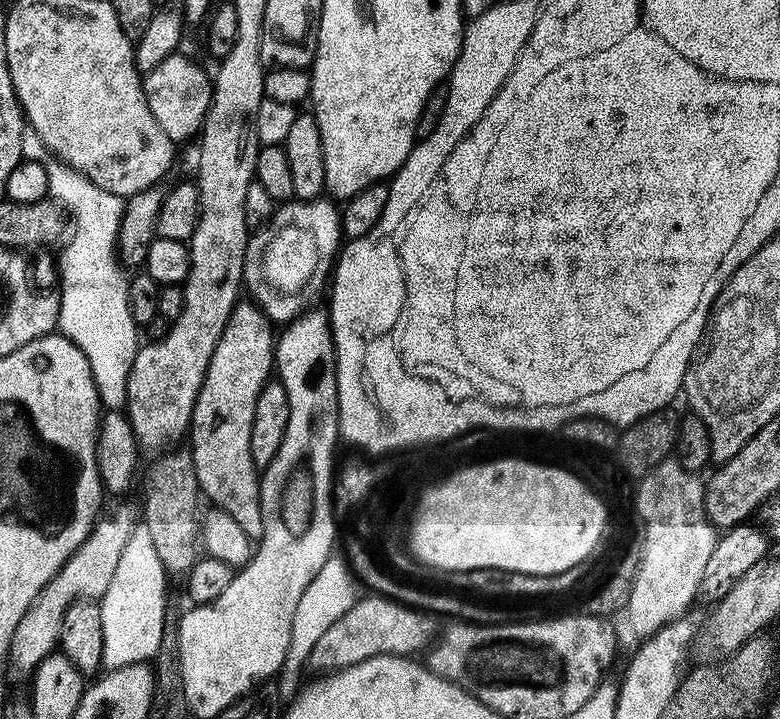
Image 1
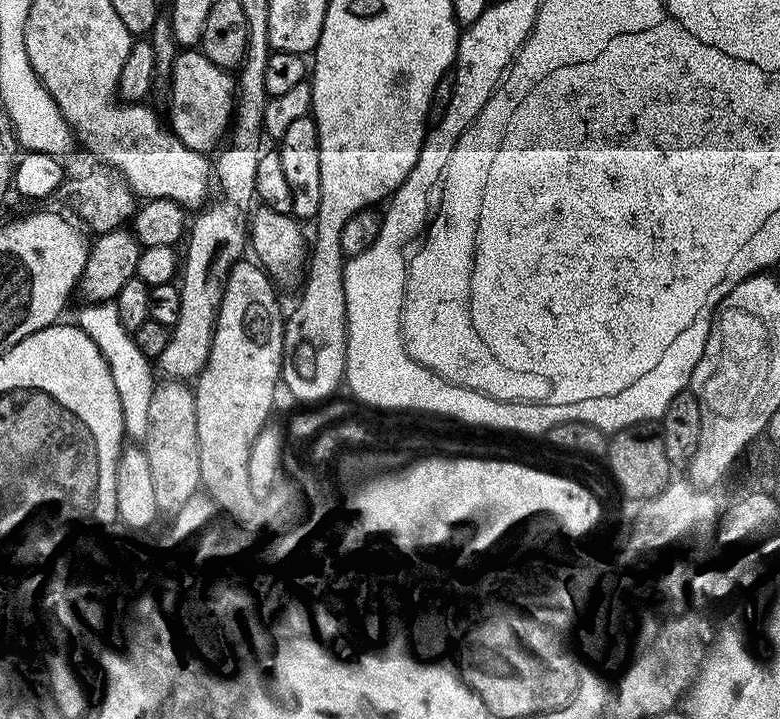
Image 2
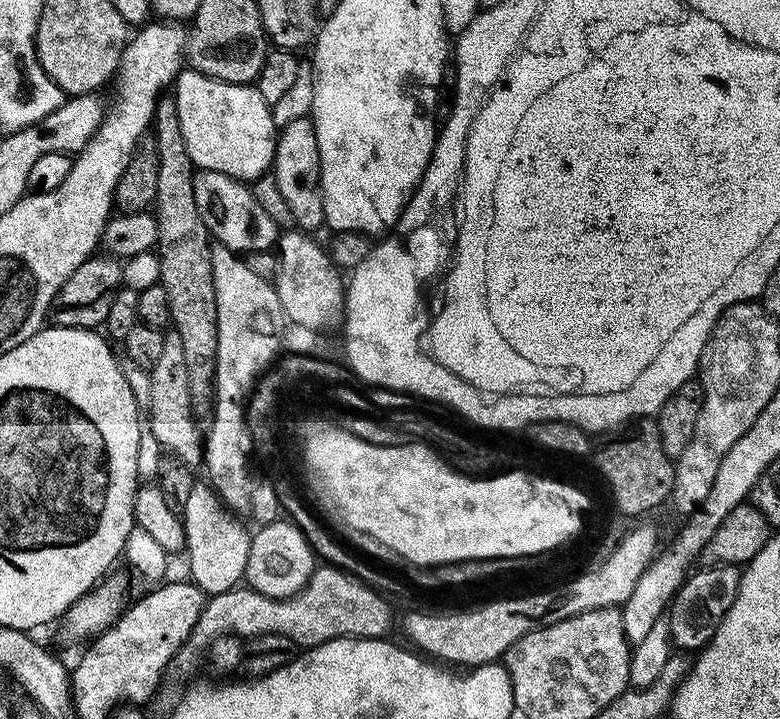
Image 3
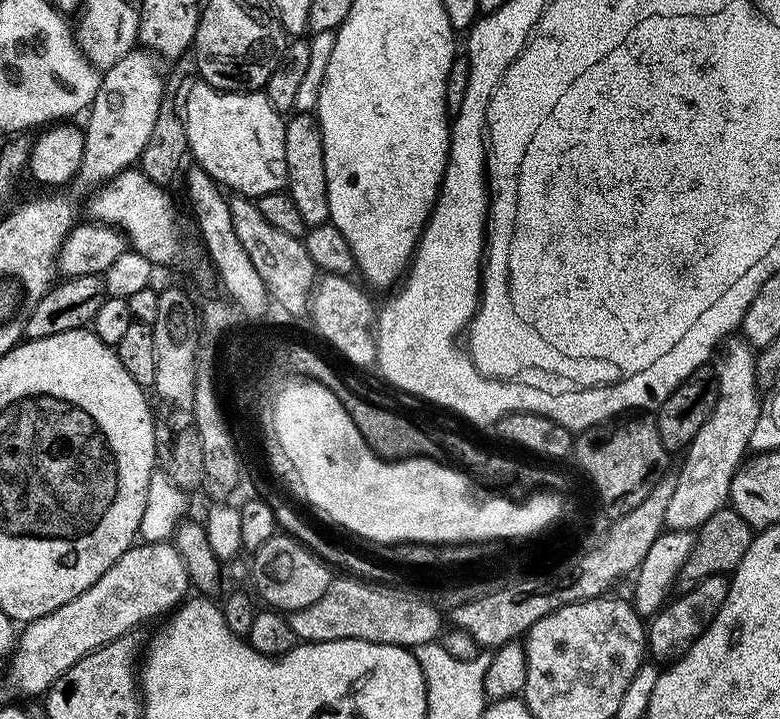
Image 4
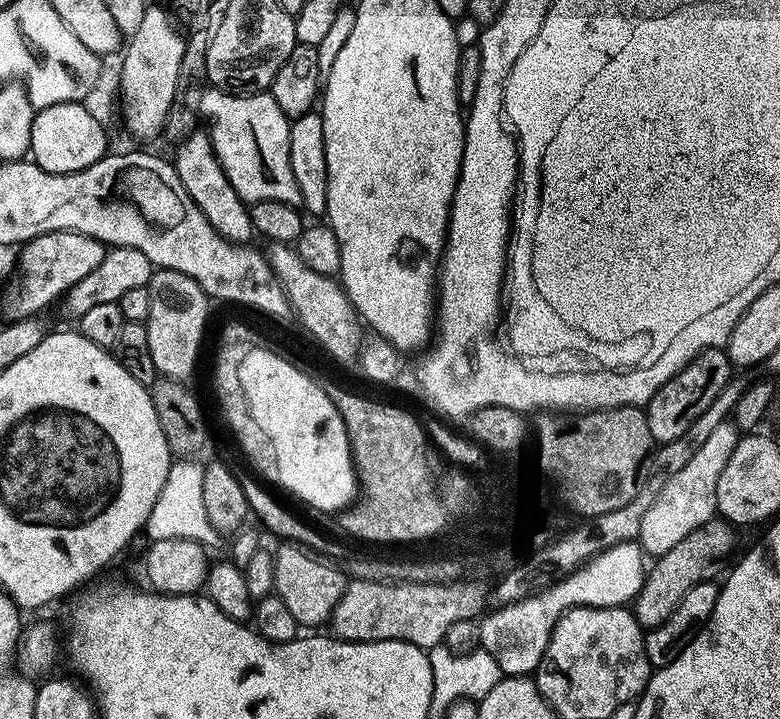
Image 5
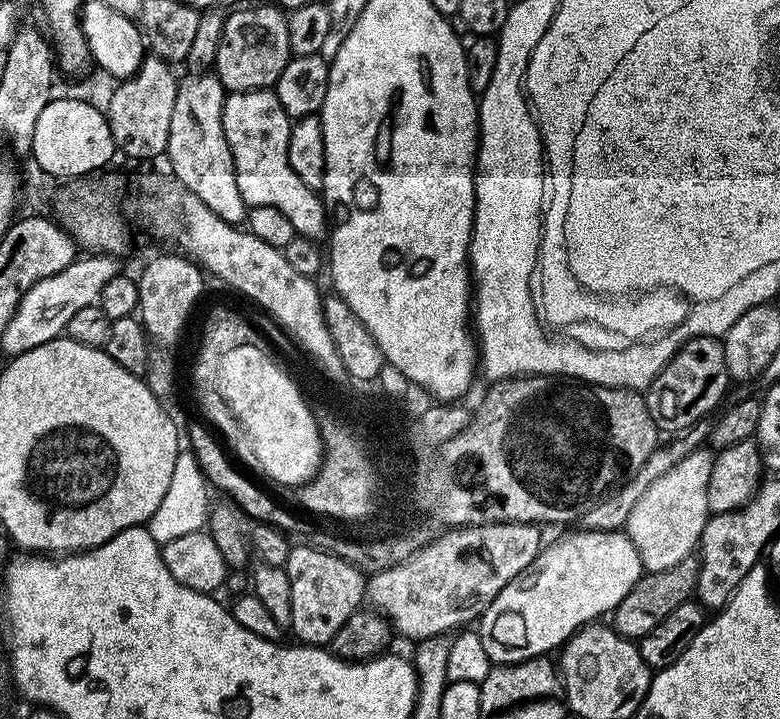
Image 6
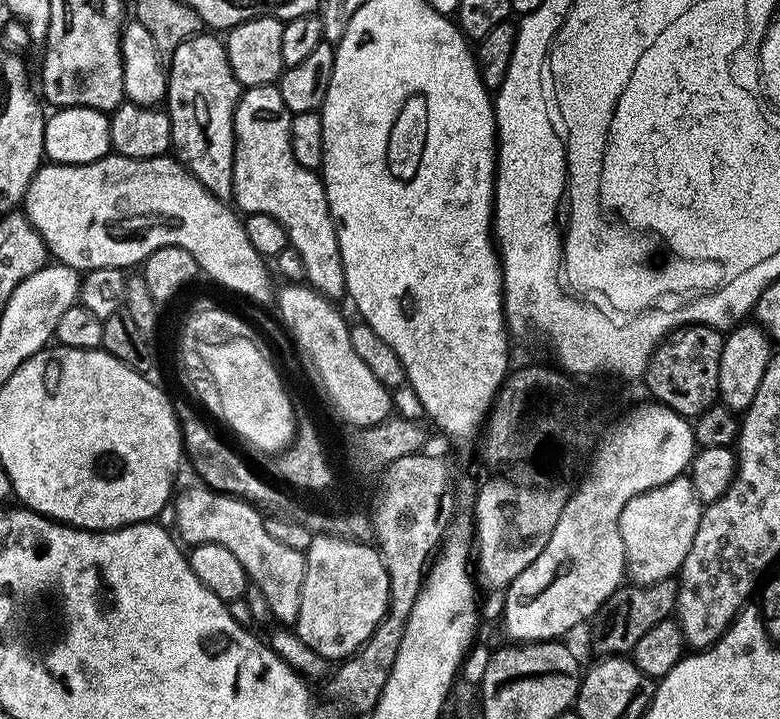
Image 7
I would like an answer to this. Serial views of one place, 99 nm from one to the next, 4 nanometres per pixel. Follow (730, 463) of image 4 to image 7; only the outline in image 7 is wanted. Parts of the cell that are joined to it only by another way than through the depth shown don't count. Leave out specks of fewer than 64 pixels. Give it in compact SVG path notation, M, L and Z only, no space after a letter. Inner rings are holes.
M687 475L630 498L620 515L627 579L633 585L673 579L686 554L690 554L690 542L694 542L694 534L698 534L701 511L702 505Z

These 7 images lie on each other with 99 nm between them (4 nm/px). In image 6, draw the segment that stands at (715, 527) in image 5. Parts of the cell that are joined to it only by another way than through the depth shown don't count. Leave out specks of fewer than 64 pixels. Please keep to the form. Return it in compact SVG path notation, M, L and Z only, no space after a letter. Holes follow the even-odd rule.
M690 555L670 570L641 575L630 594L626 594L626 598L618 602L615 612L611 613L611 627L616 629L619 636L639 642L643 636L650 634L650 630L654 630L654 626L658 626L658 622L663 622L675 608L682 606L682 602L693 599L699 569L699 559L695 555Z

